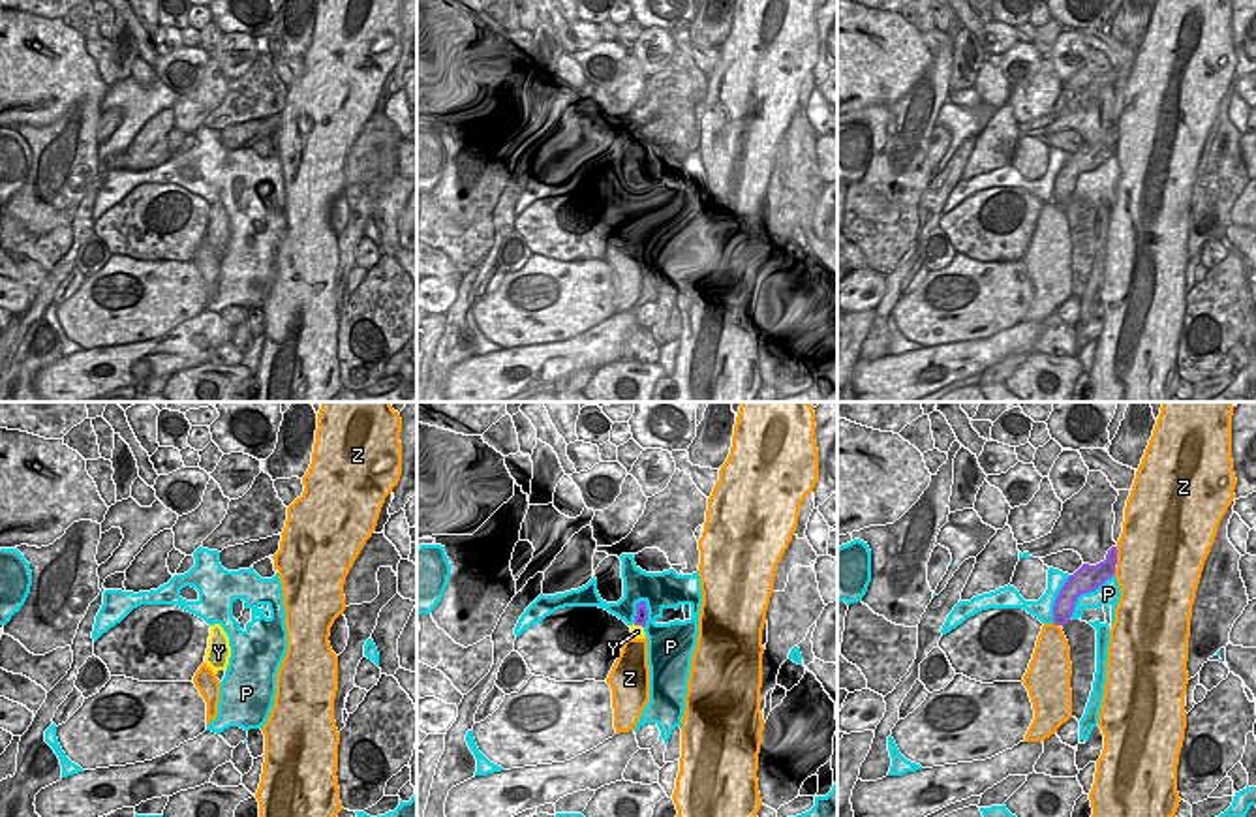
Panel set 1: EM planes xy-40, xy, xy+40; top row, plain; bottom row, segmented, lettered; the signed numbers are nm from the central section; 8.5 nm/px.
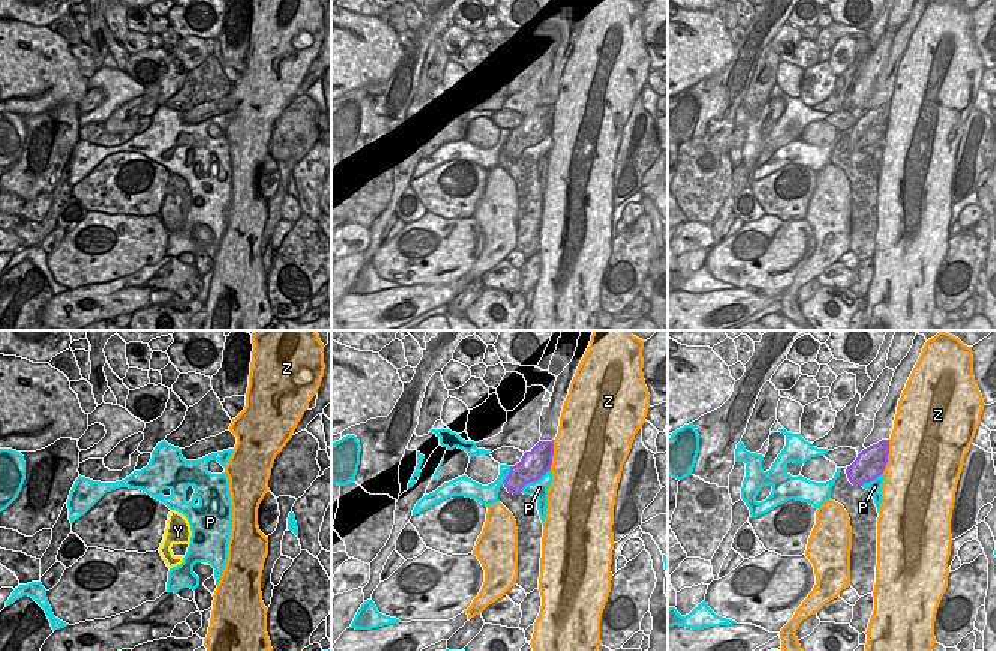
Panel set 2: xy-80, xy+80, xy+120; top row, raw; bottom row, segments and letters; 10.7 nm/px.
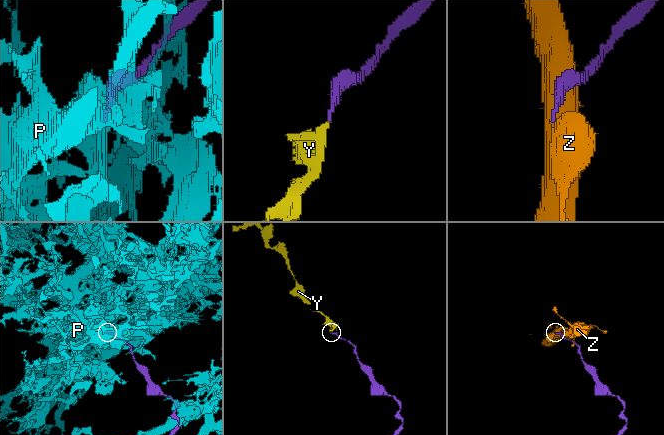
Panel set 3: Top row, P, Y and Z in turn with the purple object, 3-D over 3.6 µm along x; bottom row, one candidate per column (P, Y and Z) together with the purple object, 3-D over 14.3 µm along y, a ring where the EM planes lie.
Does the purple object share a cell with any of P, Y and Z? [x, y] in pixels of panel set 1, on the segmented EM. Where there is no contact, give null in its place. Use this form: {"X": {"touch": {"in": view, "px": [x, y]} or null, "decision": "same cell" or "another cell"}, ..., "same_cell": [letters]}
{"P": {"touch": {"in": "xy+40", "px": [1086, 592]}, "decision": "another cell"}, "Y": {"touch": {"in": "xy", "px": [639, 624]}, "decision": "same cell"}, "Z": {"touch": {"in": "xy+40", "px": [1116, 556]}, "decision": "another cell"}, "same_cell": ["Y"]}

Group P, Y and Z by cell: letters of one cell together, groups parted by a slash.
P / Y / Z

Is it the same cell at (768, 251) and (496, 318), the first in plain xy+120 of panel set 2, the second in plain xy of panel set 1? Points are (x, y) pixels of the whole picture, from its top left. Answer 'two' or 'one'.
one

